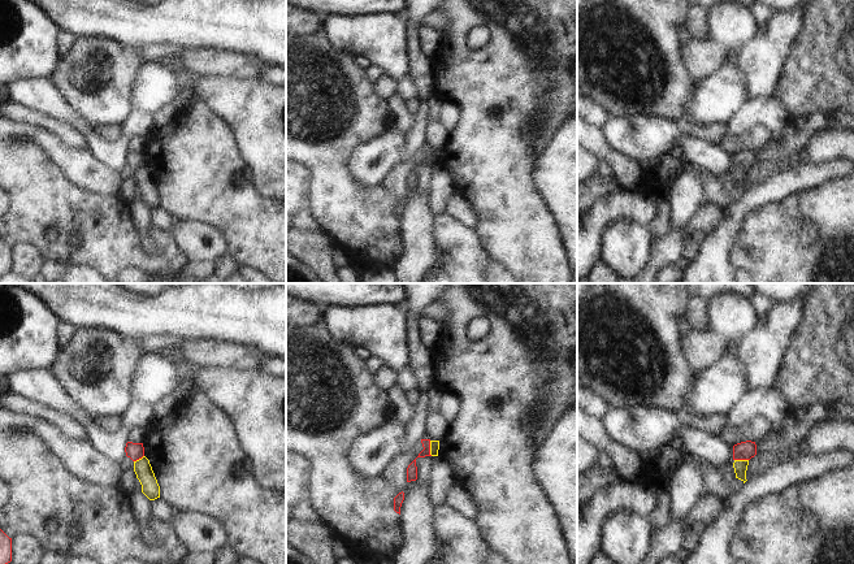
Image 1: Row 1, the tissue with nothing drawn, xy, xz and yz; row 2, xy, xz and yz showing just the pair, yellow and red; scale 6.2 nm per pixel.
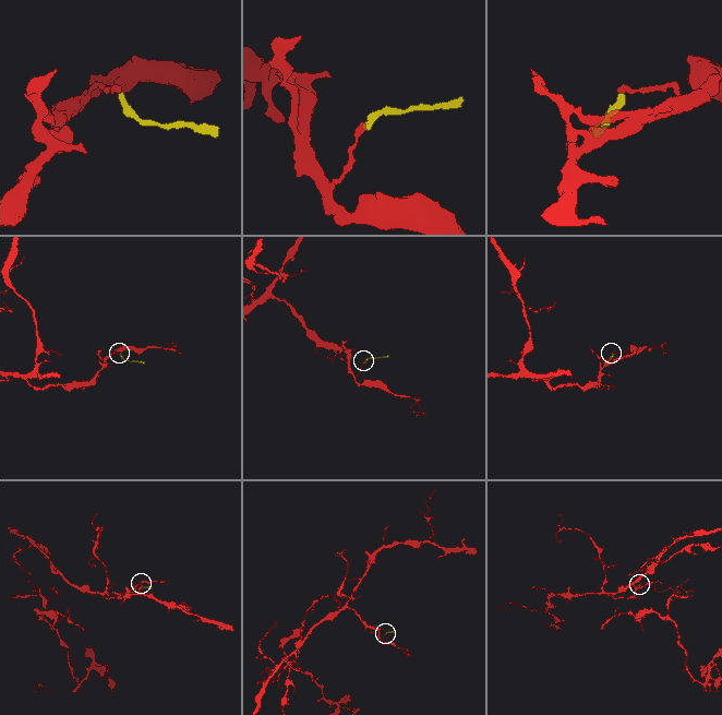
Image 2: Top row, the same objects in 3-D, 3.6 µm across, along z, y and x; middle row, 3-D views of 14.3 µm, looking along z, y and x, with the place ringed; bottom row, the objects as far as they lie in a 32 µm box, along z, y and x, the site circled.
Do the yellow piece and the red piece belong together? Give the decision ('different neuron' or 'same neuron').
different neuron

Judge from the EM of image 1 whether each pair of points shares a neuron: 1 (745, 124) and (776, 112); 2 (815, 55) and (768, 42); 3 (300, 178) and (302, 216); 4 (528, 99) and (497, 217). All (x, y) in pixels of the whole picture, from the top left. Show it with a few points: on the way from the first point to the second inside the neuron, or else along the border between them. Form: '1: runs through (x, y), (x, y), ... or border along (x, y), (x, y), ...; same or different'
1: runs through (753, 116), (757, 112), (768, 112); same
2: border along (802, 20), (802, 27), (792, 44), (779, 77); different
3: runs through (299, 187), (299, 207); same
4: runs through (503, 129), (498, 139), (498, 187); same

